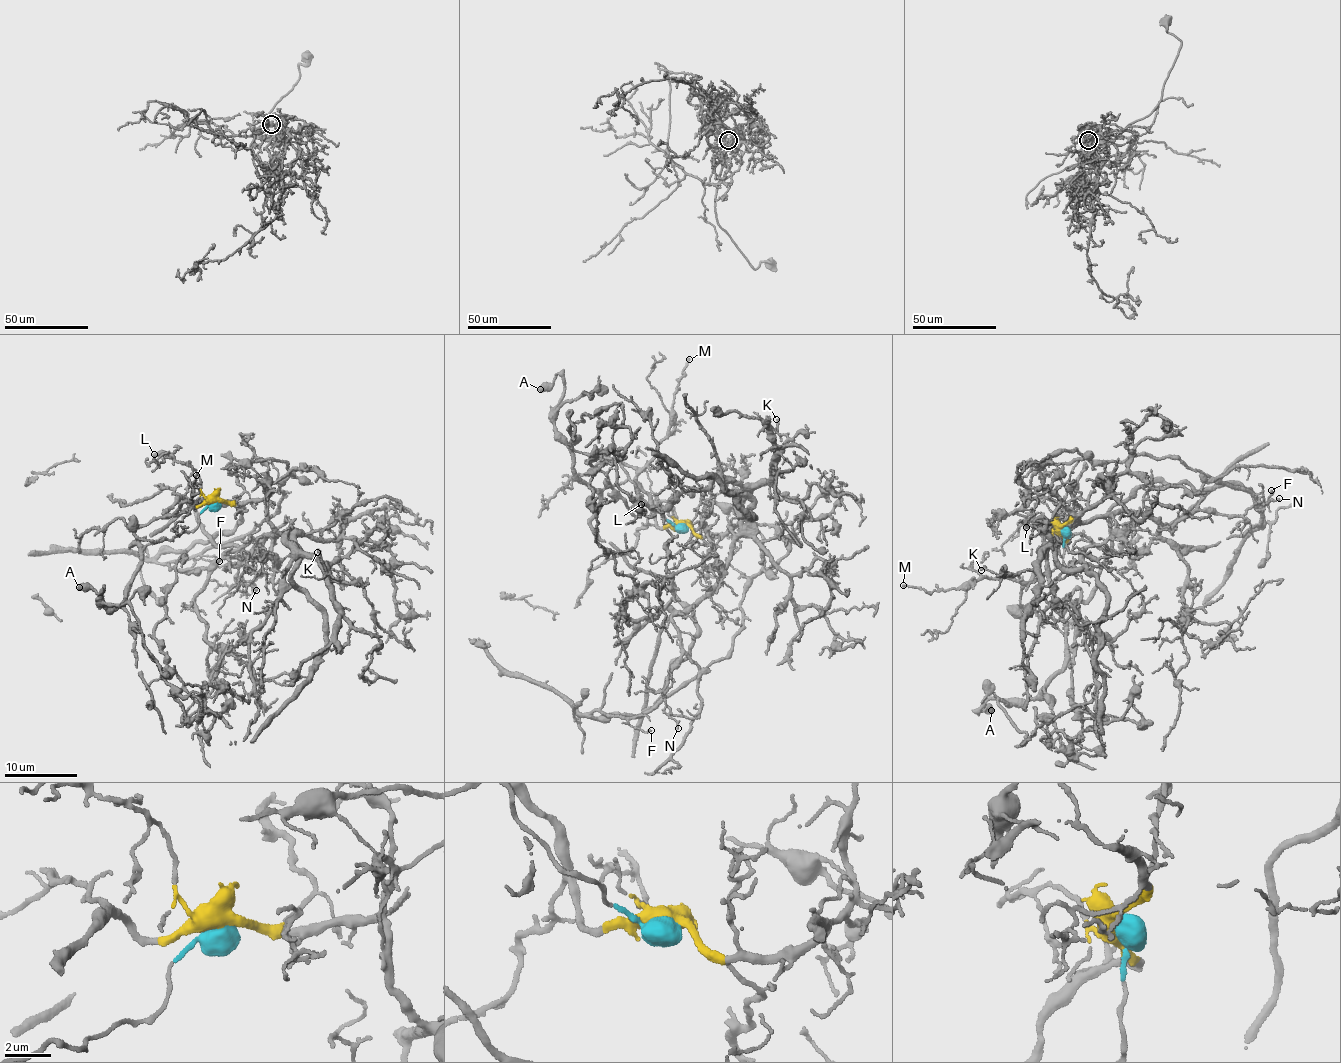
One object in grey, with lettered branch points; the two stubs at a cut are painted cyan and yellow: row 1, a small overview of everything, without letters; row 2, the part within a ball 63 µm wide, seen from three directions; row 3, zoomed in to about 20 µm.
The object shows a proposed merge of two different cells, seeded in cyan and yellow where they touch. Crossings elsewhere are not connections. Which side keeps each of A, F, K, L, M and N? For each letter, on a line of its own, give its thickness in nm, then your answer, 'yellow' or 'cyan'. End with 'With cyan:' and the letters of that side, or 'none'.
A: 650 nm thick; cyan
F: 110 nm thick; cyan
K: 180 nm thick; yellow
L: 400 nm thick; yellow
M: 130 nm thick; yellow
N: 110 nm thick; yellow
With cyan: A, F

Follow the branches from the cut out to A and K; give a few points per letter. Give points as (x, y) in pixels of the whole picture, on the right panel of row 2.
A: (1062, 528), (1063, 568), (1043, 600), (1060, 617), (1066, 663), (1030, 700), (992, 699), (978, 714), (992, 710)
K: (1062, 528), (1070, 517), (1064, 505), (1059, 515), (1077, 523), (1039, 553), (1037, 568), (1004, 578), (980, 569)

